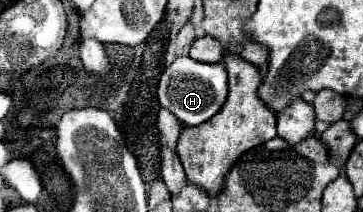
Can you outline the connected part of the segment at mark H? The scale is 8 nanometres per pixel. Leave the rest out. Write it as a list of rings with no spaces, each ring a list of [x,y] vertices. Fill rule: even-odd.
[[[187,56],[177,58],[163,72],[157,96],[159,96],[161,106],[169,108],[183,124],[199,126],[201,122],[207,122],[211,116],[215,116],[221,110],[221,106],[225,104],[225,100],[227,100],[227,70],[221,62],[203,64],[203,62],[195,62]]]

